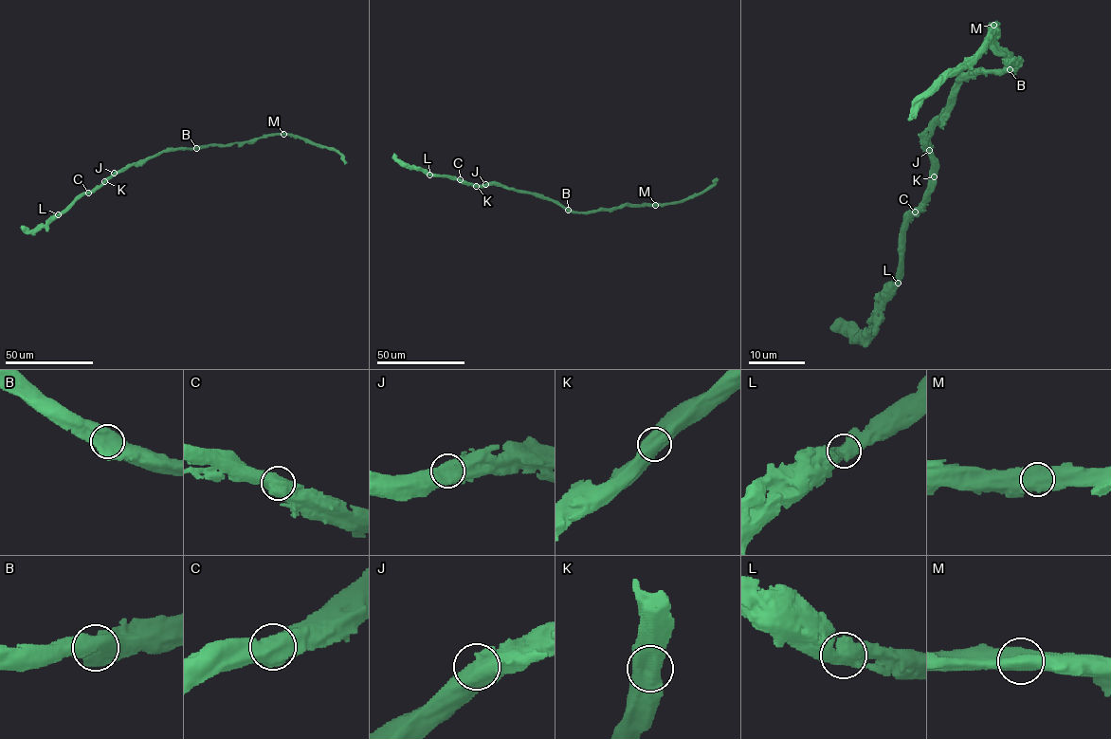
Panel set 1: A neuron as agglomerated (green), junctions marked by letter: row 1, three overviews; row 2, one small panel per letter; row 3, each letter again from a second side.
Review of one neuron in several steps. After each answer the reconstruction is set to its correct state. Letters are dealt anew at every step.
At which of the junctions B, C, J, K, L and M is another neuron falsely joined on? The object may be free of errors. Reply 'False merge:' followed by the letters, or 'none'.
False merge: none

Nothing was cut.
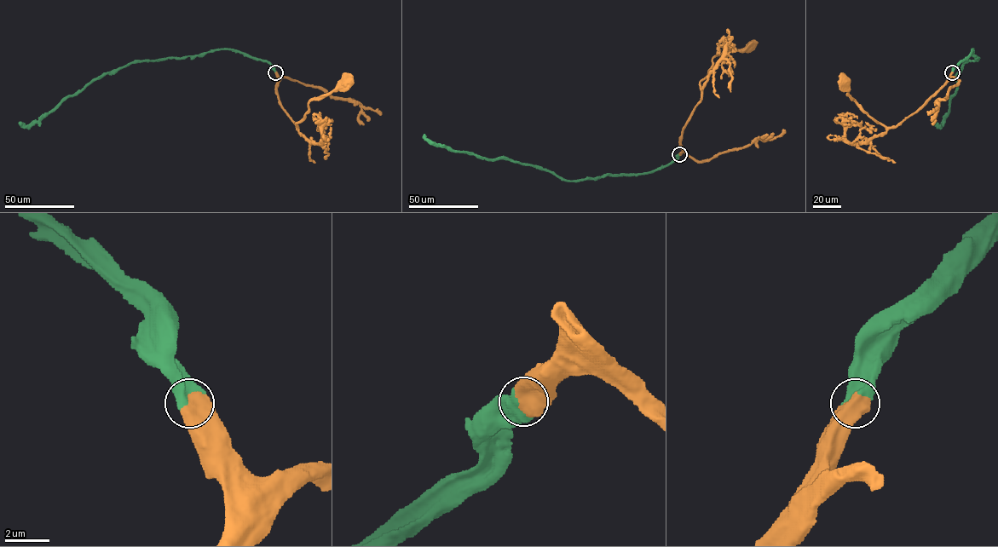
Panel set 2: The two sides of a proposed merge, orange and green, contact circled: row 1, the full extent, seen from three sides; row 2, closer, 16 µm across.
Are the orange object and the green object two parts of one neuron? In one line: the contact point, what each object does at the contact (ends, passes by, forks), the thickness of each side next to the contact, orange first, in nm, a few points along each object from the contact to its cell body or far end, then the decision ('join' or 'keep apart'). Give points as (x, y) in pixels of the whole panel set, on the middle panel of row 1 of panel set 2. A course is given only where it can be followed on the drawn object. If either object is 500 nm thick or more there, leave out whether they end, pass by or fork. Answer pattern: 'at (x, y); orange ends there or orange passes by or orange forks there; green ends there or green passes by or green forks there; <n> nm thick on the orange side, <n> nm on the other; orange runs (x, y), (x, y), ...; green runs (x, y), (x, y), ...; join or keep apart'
at (679, 154); 850 nm thick on the orange side, 700 nm on the other; orange runs (679, 154), (681, 131), (700, 99), (700, 82), (712, 66), (712, 59), (749, 47); green runs (679, 154), (669, 164), (641, 174), (564, 181), (529, 164), (453, 152), (429, 141), (424, 134); join

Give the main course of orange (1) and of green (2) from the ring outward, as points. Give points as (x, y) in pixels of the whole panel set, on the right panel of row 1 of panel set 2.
1: (952, 72), (947, 82), (916, 111), (891, 127), (885, 127), (871, 118), (848, 94), (845, 80)
2: (952, 72), (972, 49), (978, 59), (966, 61), (957, 72), (949, 112), (939, 126), (931, 123)

